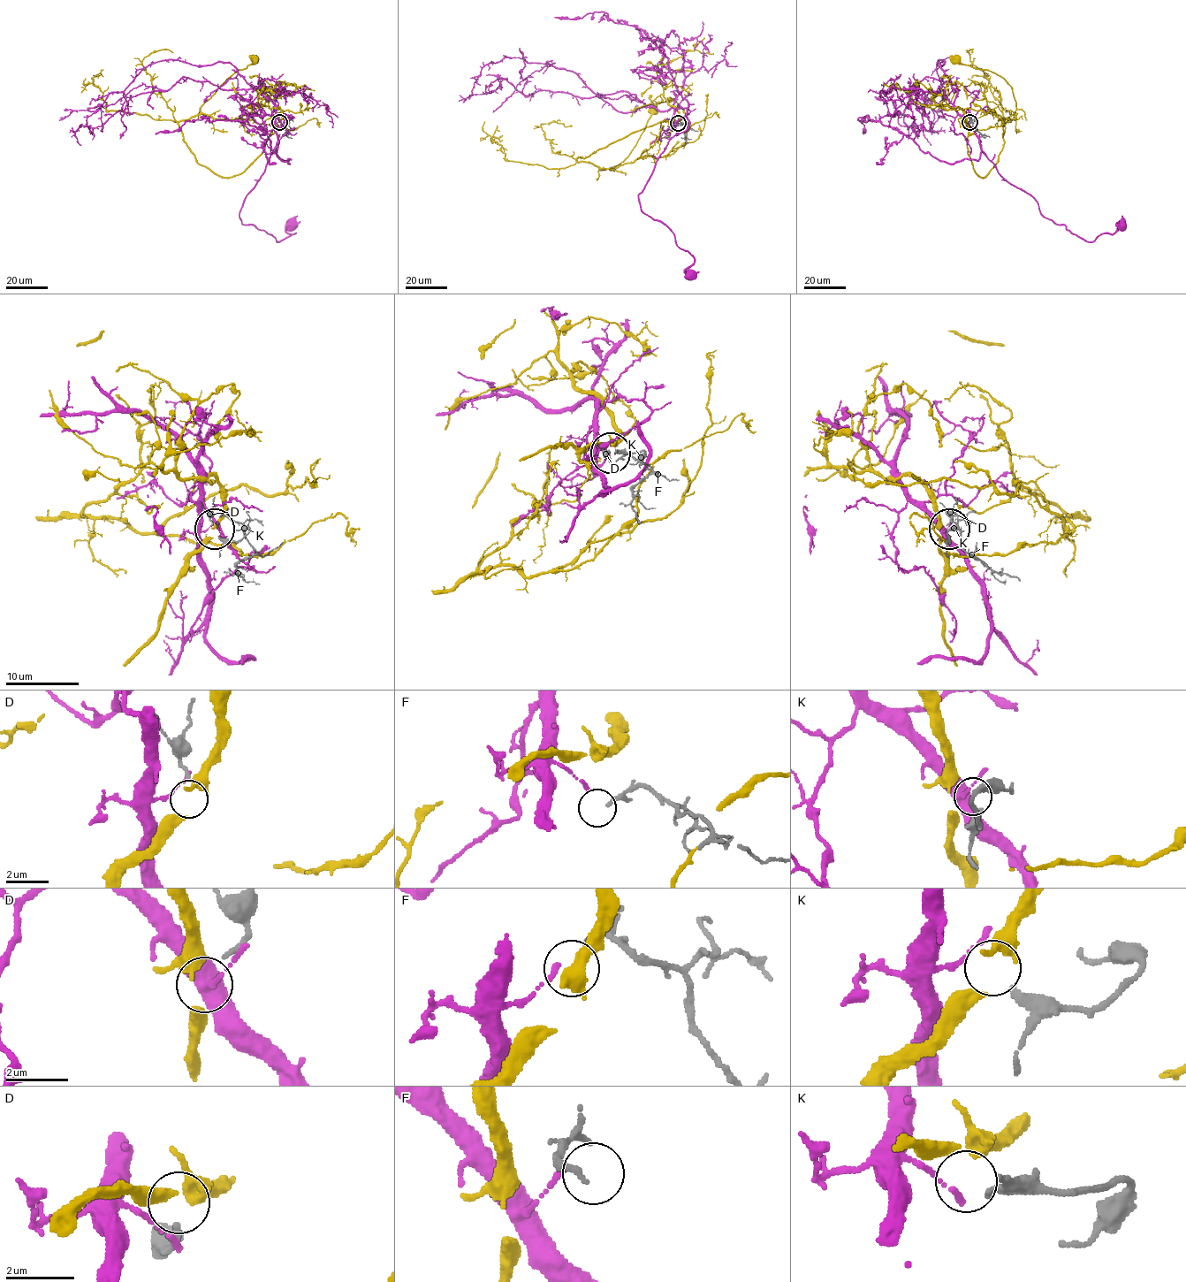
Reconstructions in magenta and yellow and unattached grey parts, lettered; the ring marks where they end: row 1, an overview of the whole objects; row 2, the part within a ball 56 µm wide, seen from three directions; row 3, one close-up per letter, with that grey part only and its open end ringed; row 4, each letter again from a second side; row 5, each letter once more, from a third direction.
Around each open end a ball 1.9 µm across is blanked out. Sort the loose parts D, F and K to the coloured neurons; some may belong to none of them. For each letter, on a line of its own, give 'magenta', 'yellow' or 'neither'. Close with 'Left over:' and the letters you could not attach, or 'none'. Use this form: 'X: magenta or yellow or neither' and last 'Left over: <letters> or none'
D: yellow
F: magenta
K: neither
Left over: K

